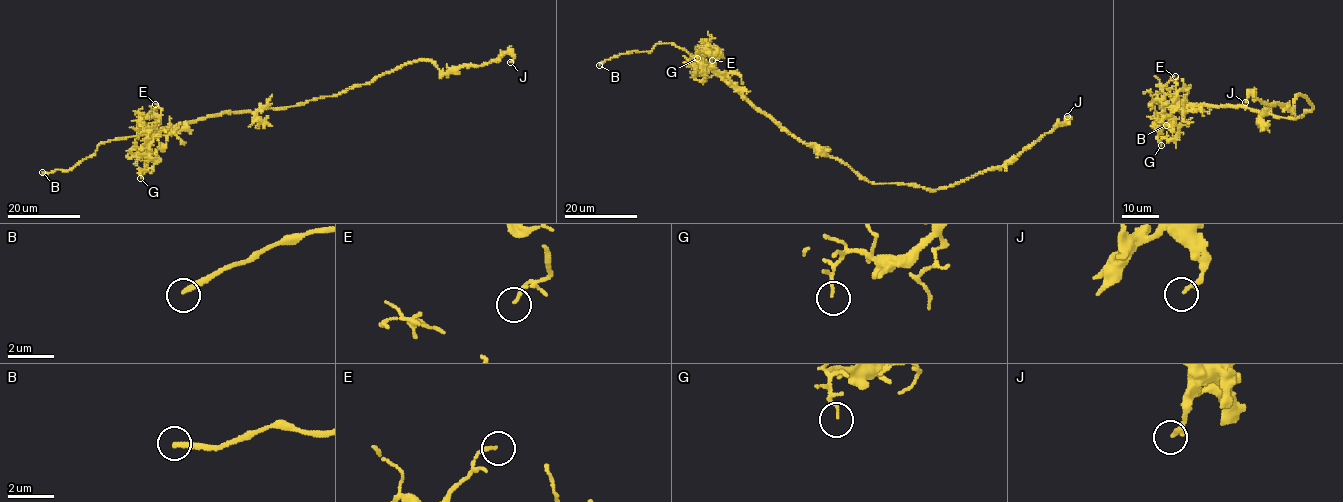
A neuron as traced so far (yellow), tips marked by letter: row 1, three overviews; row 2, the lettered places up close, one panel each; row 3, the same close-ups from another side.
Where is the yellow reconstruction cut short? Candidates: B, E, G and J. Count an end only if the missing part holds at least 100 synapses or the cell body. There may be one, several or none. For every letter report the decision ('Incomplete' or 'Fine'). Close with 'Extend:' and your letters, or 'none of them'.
B: Incomplete
E: Fine
G: Fine
J: Fine
Extend: B

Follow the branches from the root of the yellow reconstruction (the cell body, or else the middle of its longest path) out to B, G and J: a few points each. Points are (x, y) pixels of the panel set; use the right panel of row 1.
B: (1275, 116), (1228, 104), (1177, 105), (1151, 101), (1157, 113), (1155, 124), (1166, 125)
G: (1275, 116), (1228, 104), (1187, 104), (1172, 112), (1178, 132), (1170, 139), (1163, 138), (1161, 145)
J: (1275, 116), (1301, 117), (1312, 105), (1300, 94), (1290, 109), (1283, 104), (1267, 105), (1251, 93), (1245, 102)

